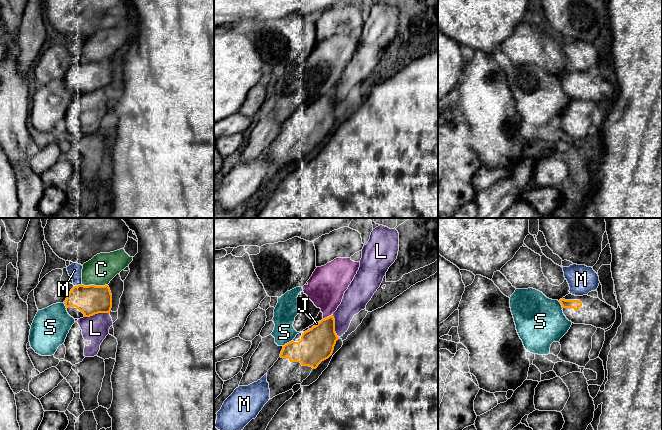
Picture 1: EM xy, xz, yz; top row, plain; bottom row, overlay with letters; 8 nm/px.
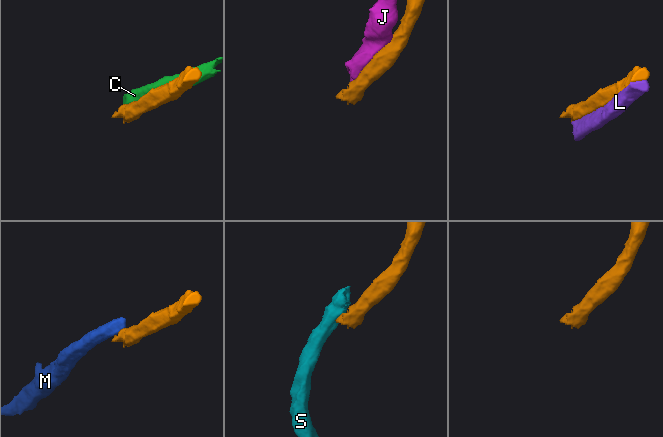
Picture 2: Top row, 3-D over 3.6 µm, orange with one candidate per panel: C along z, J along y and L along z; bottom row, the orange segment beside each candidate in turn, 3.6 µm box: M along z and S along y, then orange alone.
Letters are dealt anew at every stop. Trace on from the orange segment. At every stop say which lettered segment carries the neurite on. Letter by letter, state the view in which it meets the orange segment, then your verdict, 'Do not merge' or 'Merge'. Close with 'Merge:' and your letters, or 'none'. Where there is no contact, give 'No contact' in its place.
C: Touches orange in xy. Do not merge
J: Touches orange in xz. Do not merge
L: Touches orange in xy. Do not merge
M: Touches orange in xy. Do not merge
S: Touches orange in xz. Do not merge
Merge: none

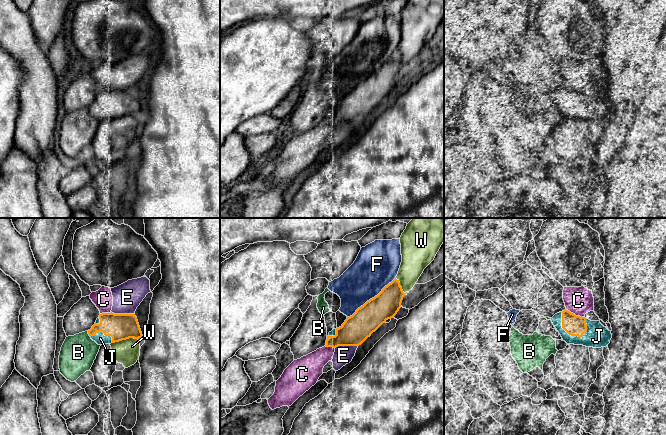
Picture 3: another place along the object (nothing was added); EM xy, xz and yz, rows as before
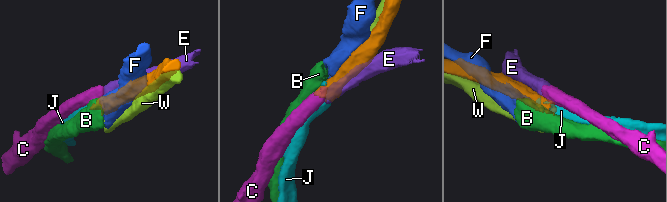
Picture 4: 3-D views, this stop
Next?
B: Touches orange in xy. Do not merge
C: Touches orange in yz. Do not merge
E: Touches orange in xy. Do not merge
F: Touches orange in xz. Do not merge
J: Touches orange in yz. Merge
W: Touches orange in xy. Do not merge
Merge: J

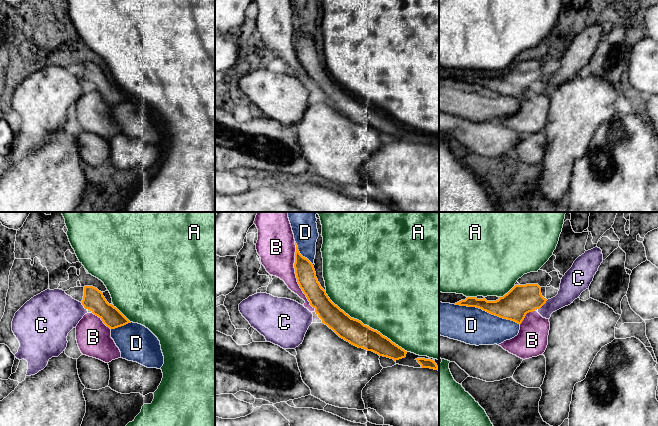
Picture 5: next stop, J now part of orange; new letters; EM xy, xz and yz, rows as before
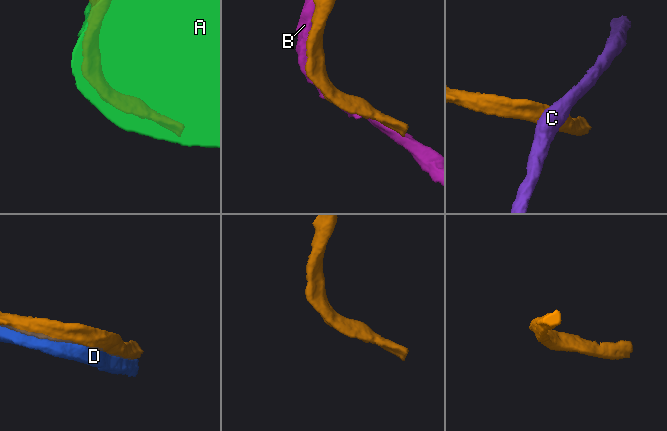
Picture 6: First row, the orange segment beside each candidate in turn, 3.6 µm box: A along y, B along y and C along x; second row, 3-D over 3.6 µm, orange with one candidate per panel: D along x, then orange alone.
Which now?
A: Touches orange in xz. Do not merge
B: Touches orange in xz. Do not merge
C: Touches orange in yz. Do not merge
D: Touches orange in yz. Do not merge
Merge: none

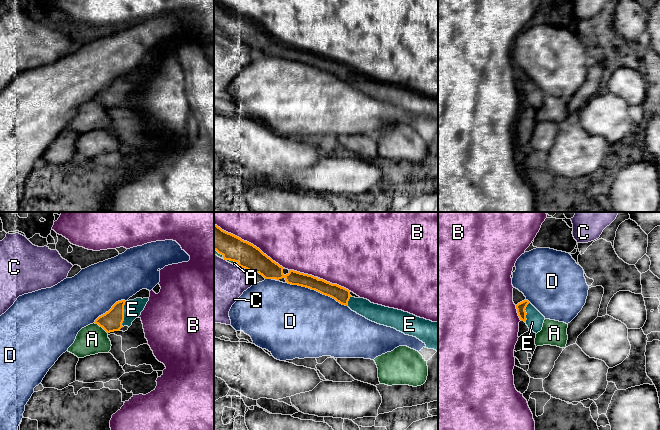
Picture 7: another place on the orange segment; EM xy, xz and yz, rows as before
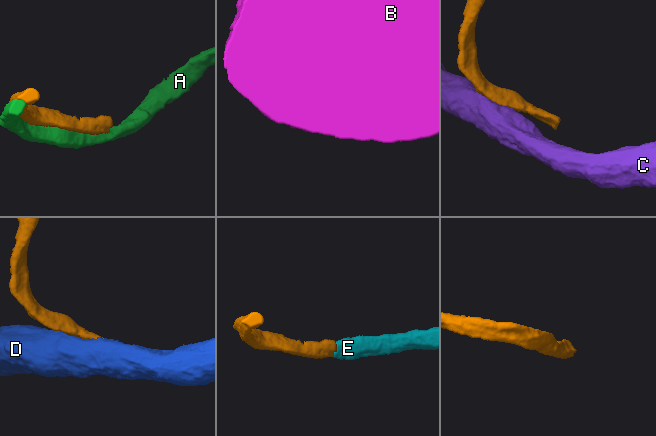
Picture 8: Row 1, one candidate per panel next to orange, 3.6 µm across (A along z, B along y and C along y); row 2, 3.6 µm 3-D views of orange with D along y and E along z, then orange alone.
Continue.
A: Touches orange in xy. Do not merge
B: Touches orange in xz. Do not merge
C: Touches orange in xz. Do not merge
D: Touches orange in xz. Do not merge
E: Touches orange in xy. Merge
Merge: E

